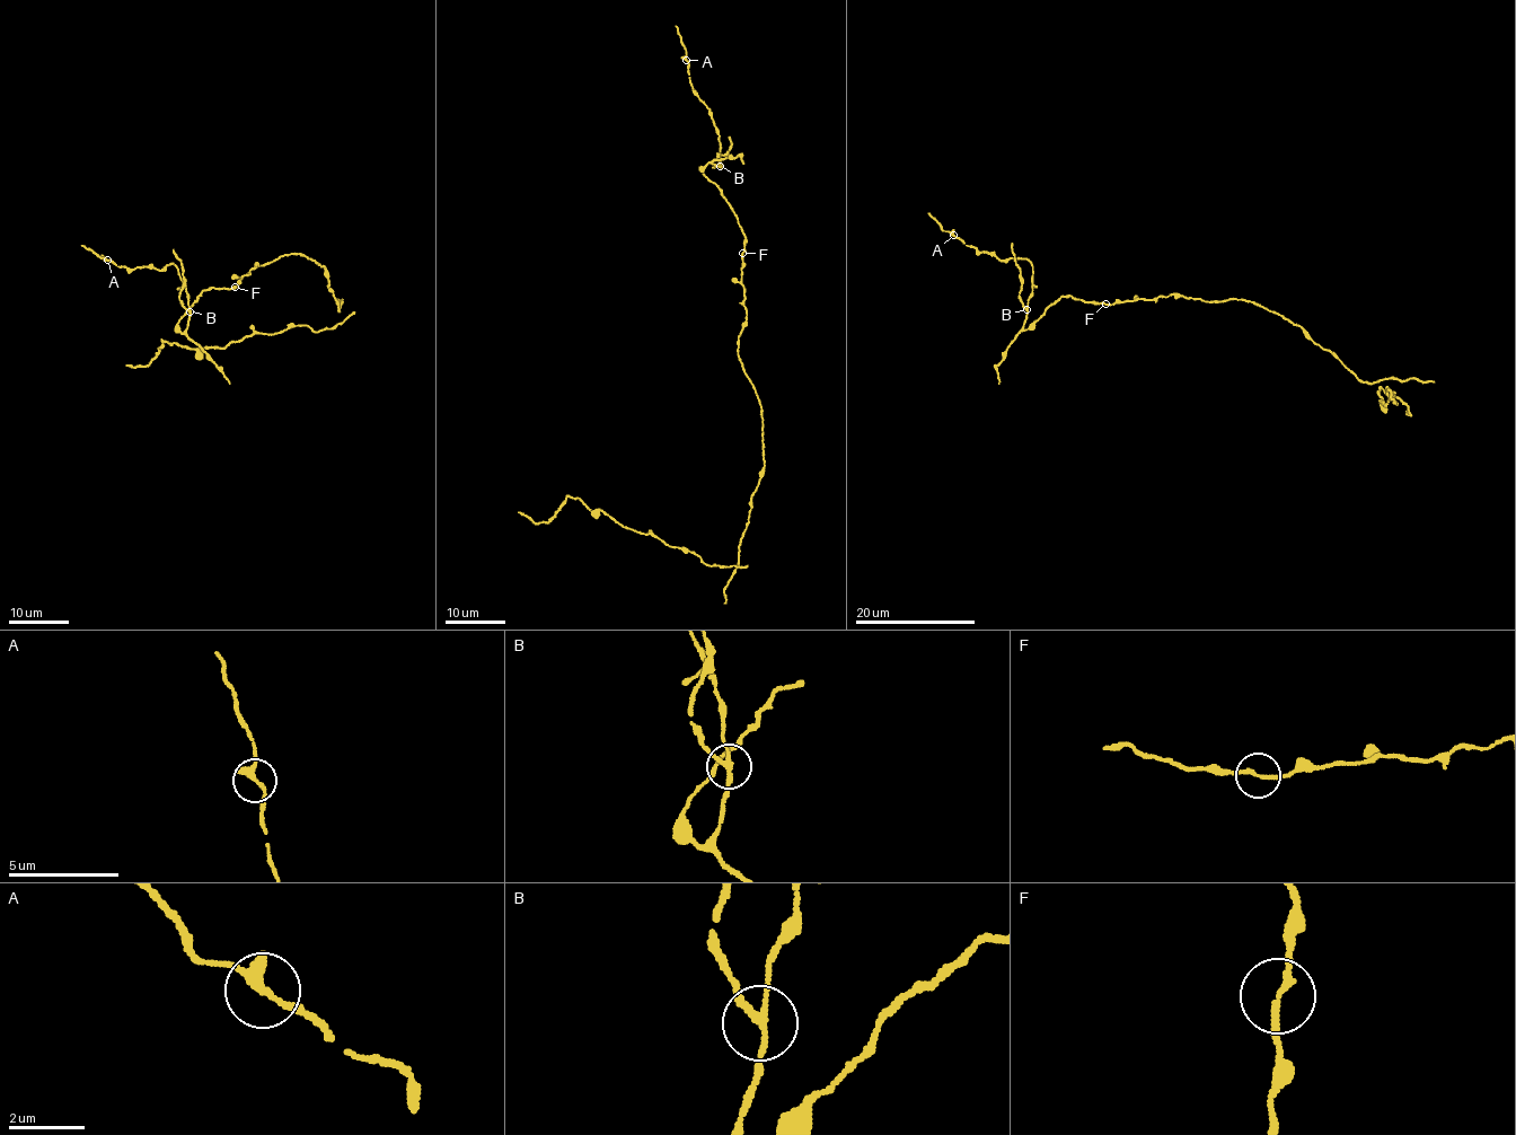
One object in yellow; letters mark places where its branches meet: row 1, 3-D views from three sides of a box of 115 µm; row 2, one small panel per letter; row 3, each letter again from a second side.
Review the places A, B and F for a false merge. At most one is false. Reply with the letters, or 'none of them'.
B

